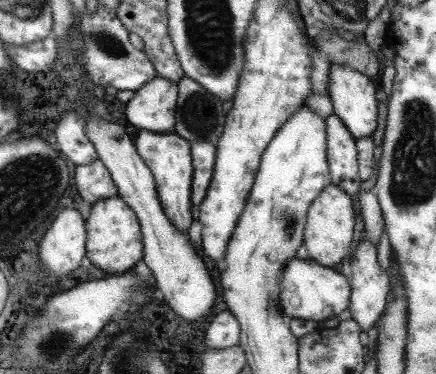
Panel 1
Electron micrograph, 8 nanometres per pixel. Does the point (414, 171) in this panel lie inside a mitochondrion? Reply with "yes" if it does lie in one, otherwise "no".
yes

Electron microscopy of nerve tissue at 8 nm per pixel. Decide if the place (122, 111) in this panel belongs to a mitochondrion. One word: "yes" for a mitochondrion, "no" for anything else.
no

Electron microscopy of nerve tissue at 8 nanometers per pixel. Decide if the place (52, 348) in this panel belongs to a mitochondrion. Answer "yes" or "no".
yes

